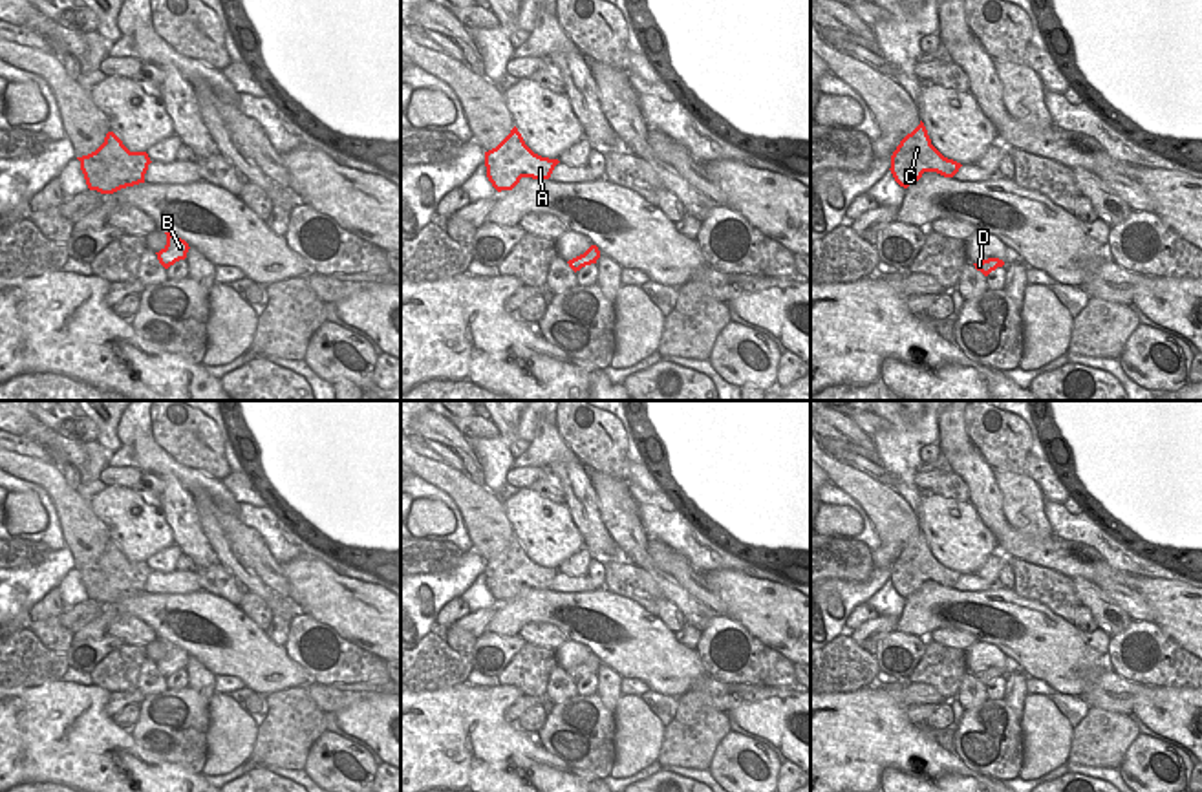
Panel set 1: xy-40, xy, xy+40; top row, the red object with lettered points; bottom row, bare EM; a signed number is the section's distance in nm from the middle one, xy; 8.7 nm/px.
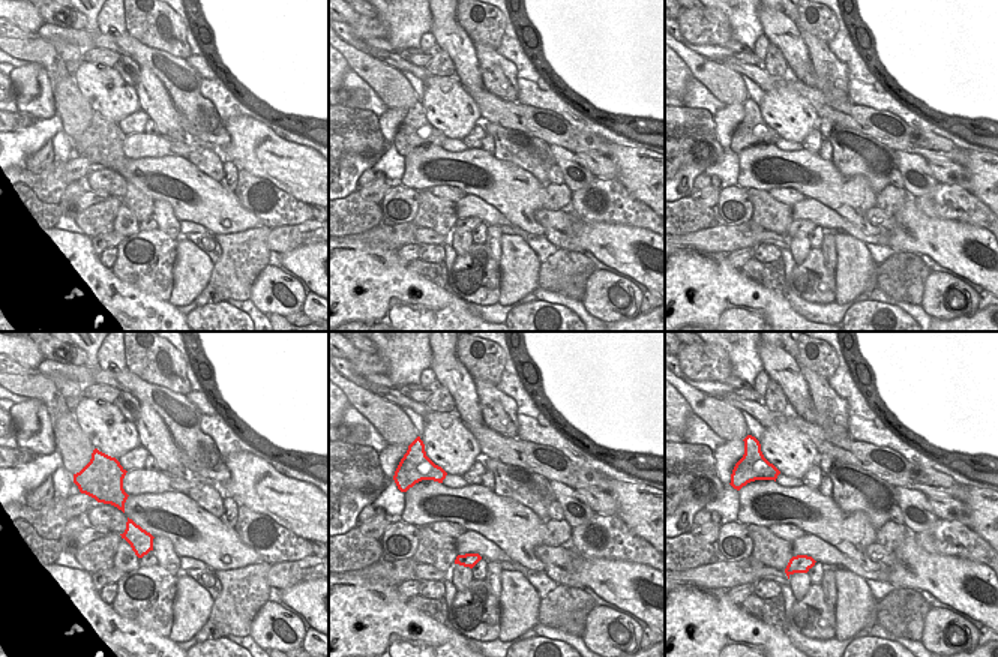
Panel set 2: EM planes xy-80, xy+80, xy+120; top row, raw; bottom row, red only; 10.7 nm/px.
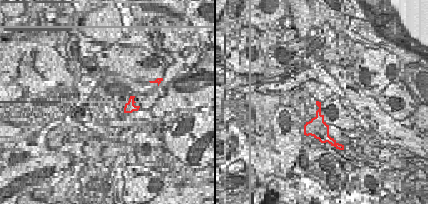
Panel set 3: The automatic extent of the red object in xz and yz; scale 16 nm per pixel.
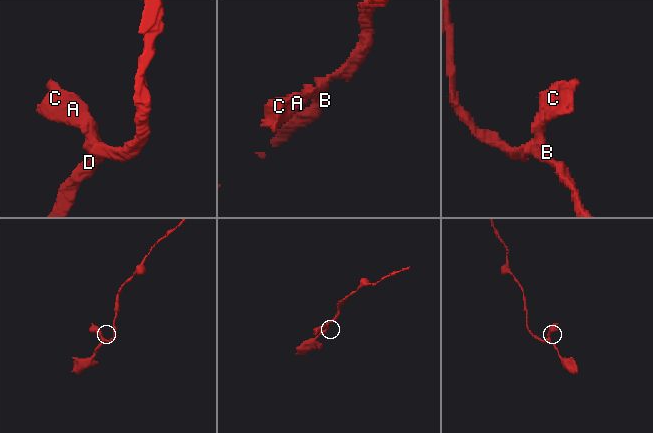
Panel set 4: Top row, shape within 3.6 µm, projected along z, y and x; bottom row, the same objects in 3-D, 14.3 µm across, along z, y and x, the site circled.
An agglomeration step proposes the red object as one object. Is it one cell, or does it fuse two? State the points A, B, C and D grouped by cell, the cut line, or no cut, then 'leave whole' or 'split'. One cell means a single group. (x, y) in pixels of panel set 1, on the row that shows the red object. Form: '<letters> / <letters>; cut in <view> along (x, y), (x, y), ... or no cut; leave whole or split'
A B C D; no cut; leave whole

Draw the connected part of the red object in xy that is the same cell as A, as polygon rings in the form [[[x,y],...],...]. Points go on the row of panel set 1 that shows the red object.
[[[516,126],[496,148],[485,152],[487,177],[498,192],[512,190],[521,177],[549,179],[558,163],[534,154]]]

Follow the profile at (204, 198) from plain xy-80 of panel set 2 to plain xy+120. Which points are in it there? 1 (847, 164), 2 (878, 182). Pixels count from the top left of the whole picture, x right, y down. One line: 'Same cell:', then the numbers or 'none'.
Same cell: none

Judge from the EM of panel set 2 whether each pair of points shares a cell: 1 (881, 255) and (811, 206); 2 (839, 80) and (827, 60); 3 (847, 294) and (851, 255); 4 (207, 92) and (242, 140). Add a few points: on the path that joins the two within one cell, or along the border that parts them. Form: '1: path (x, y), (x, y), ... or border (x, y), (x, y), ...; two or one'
1: border (866, 243), (884, 243), (895, 252); two
2: path (836, 75), (827, 65); one
3: path (850, 285), (851, 264); one
4: border (261, 122), (252, 117), (231, 117), (224, 123); two

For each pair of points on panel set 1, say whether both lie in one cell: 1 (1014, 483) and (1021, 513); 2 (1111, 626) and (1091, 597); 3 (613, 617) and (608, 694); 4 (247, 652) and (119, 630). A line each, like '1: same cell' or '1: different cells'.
1: same cell
2: same cell
3: different cells
4: different cells

